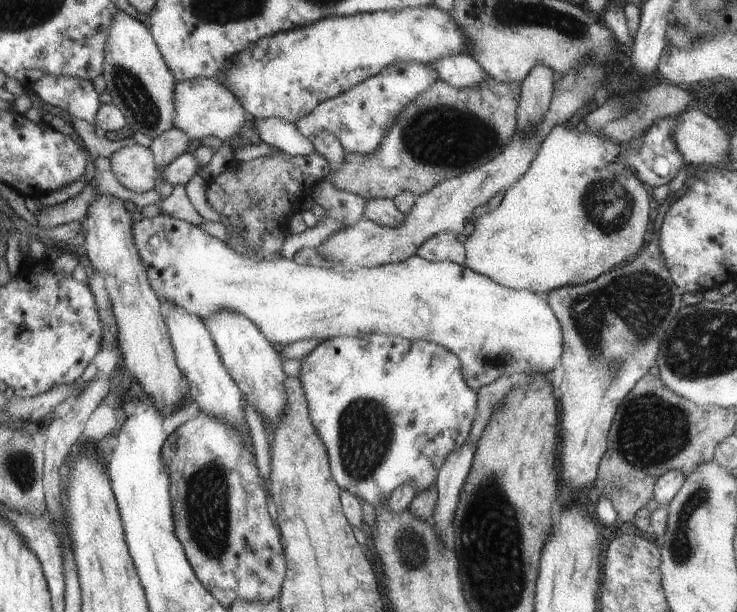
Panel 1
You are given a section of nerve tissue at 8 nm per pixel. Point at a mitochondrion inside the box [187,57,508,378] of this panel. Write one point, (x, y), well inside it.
(422, 138)

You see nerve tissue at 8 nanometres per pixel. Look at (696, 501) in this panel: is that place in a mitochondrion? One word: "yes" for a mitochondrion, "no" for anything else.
yes

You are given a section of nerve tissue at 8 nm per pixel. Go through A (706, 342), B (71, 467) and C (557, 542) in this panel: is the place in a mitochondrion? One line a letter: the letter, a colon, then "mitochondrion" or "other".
A: mitochondrion
B: other
C: other

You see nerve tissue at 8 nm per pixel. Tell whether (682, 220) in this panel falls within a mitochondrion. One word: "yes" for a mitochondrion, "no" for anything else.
no

